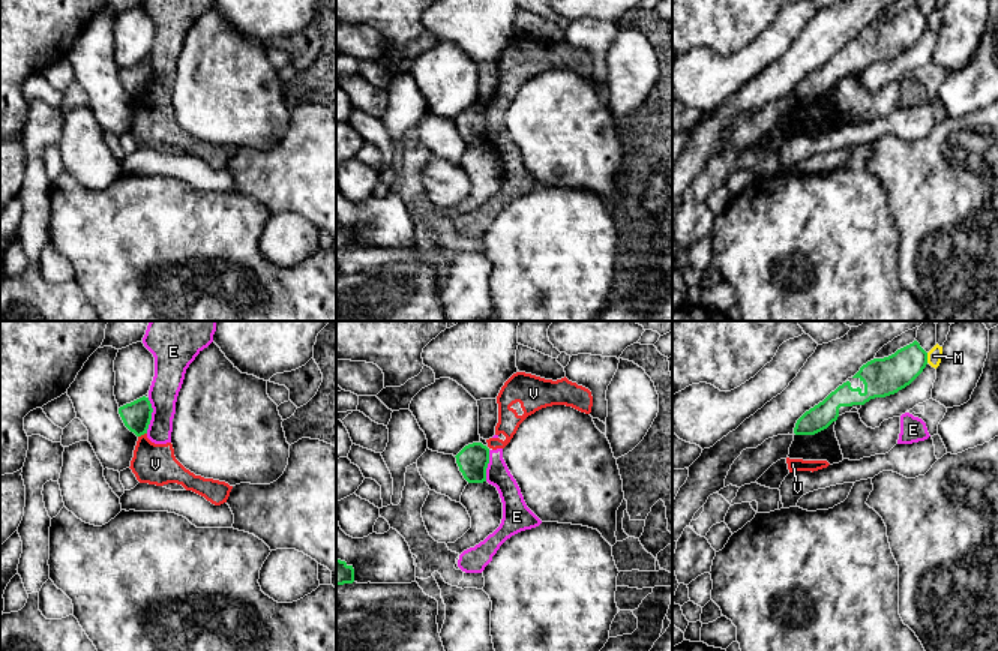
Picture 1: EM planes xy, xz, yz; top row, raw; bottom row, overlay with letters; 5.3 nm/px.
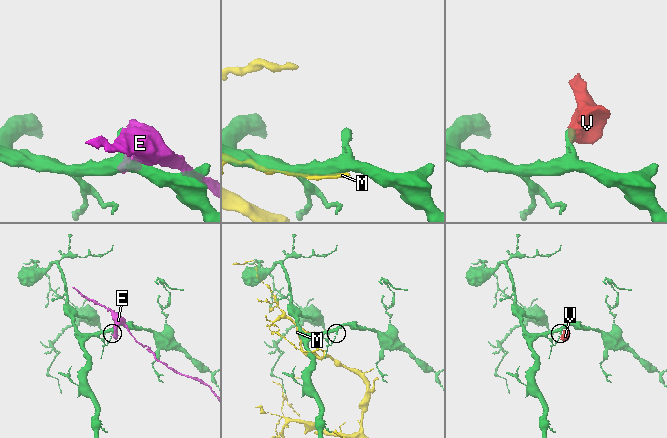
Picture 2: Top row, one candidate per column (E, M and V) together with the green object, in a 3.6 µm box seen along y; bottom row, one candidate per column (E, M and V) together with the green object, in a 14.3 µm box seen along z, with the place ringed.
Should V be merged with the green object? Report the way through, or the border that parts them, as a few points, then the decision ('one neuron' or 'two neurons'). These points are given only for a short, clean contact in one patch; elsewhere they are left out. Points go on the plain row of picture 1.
border along xy (146, 96), (138, 101); two neurons

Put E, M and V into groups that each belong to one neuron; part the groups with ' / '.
E V / M

